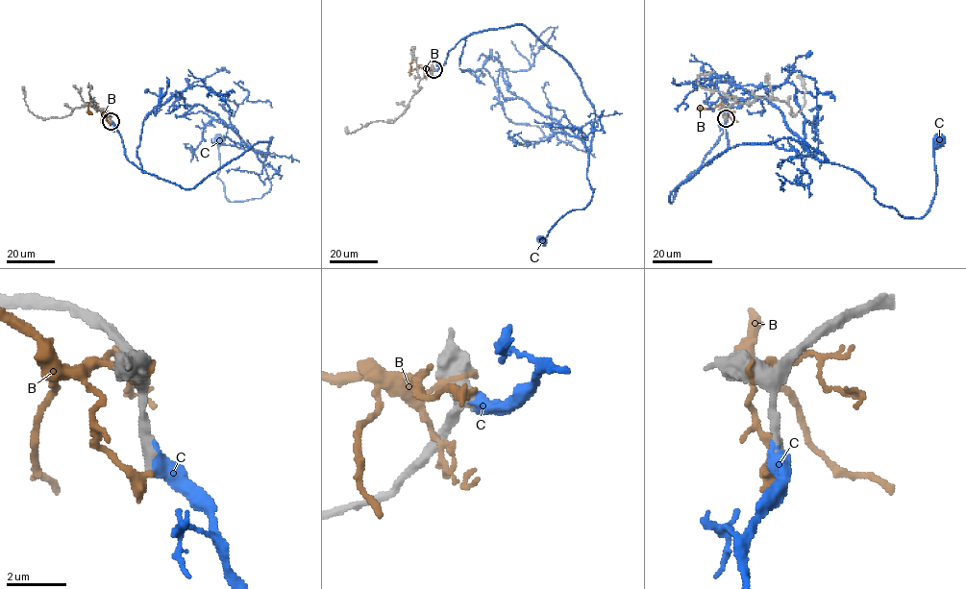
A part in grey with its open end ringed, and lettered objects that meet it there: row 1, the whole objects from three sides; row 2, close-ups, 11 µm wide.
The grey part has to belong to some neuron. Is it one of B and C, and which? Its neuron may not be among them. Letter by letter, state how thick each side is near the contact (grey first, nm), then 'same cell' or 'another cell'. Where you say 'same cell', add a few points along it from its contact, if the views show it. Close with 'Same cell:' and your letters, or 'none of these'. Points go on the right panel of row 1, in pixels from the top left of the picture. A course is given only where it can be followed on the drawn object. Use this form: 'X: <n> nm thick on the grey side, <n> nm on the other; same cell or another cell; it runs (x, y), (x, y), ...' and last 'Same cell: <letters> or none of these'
B: 400 nm thick on the grey side, 280 nm on the other; another cell
C: 480 nm thick on the grey side, 600 nm on the other; same cell; it runs (725, 118), (671, 202), (722, 152), (797, 139), (855, 170), (881, 204), (921, 218), (936, 187), (936, 140)
Same cell: C

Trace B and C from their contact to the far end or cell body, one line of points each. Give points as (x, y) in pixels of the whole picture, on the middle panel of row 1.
B: (433, 69), (420, 66), (411, 70), (415, 47)
C: (433, 69), (466, 36), (517, 24), (580, 81), (595, 111), (586, 174), (594, 190), (542, 239)

